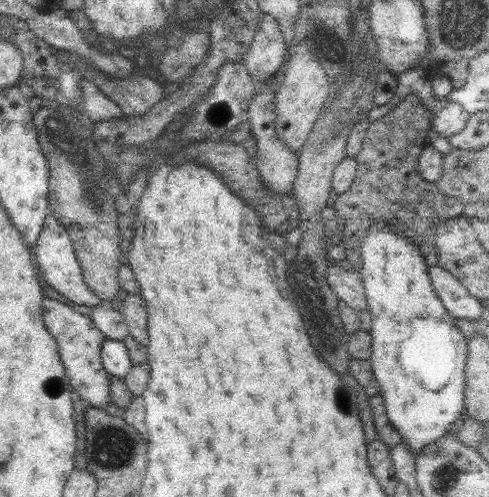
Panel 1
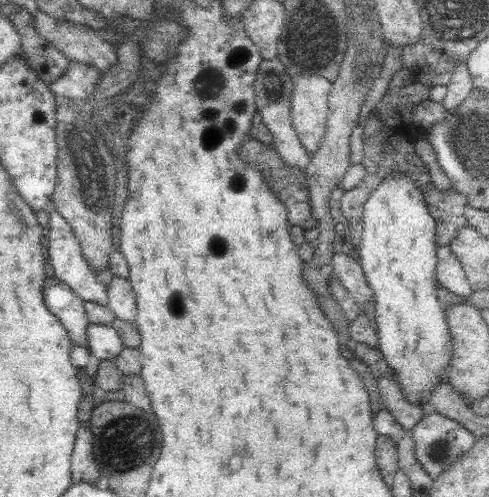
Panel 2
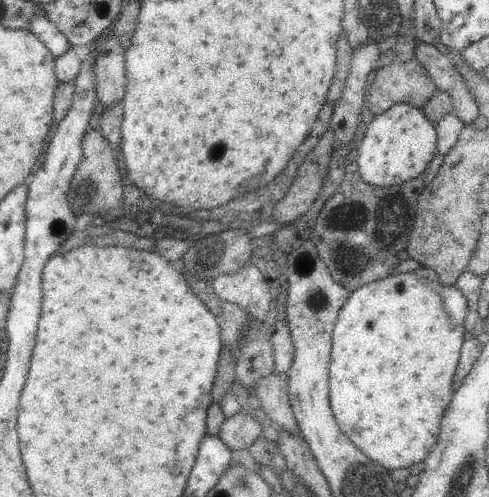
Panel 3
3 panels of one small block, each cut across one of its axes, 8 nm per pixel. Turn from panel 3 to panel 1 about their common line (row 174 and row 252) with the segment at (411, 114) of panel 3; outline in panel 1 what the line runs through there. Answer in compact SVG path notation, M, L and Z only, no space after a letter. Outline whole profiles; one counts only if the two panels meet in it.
M381 220L381 222L373 222L373 224L371 224L371 232L369 232L367 238L361 242L359 254L361 254L361 260L363 260L363 266L361 266L359 274L361 274L363 286L365 286L367 310L369 310L369 314L371 314L371 332L369 332L369 334L371 334L371 358L369 358L369 362L371 362L371 372L373 372L377 384L379 384L379 394L381 394L381 398L383 398L383 406L385 406L385 414L387 414L389 424L401 434L401 438L403 438L401 442L407 442L409 450L411 450L413 454L417 454L417 452L421 452L425 446L429 446L429 444L437 442L439 438L443 438L445 434L455 432L455 430L459 428L459 424L461 424L459 418L461 418L463 406L465 406L463 388L465 388L465 366L467 366L467 338L463 336L463 332L461 332L455 324L437 324L437 322L445 316L447 310L445 310L445 306L437 300L437 296L435 296L435 292L433 292L433 288L431 288L431 280L429 280L429 274L427 274L427 268L429 268L429 266L425 266L423 256L419 254L417 246L415 246L411 240L407 240L405 234L397 234L397 232L387 224L387 220Z

